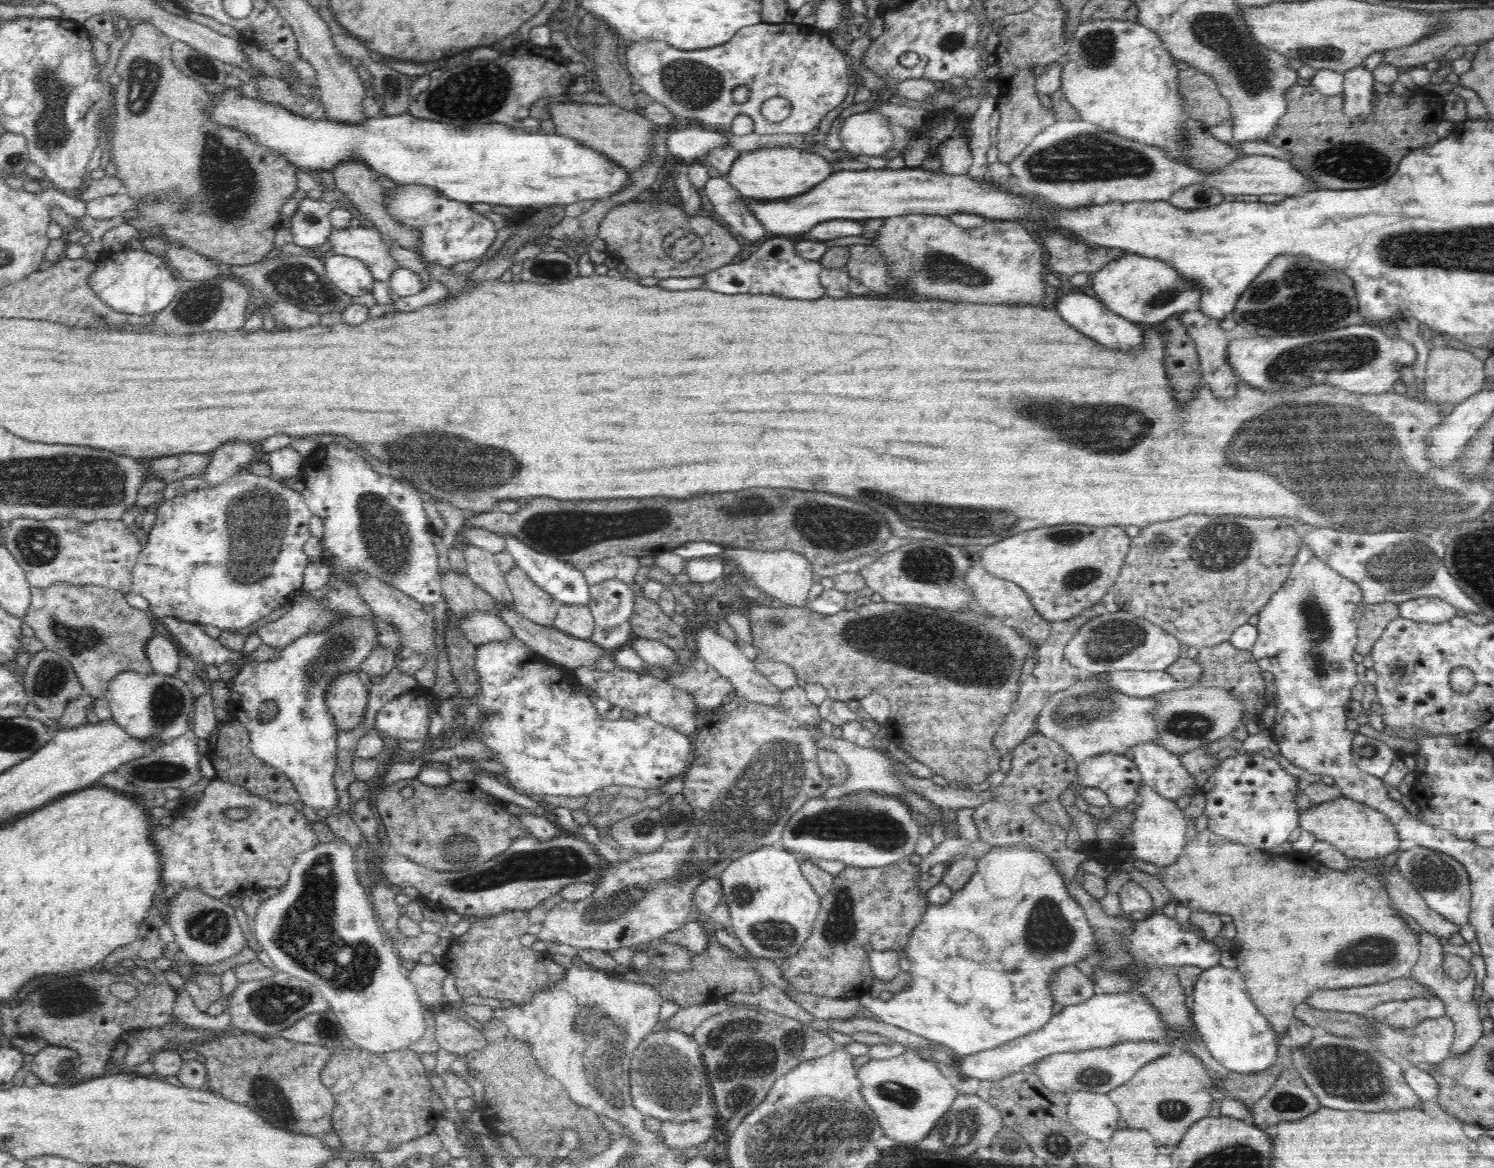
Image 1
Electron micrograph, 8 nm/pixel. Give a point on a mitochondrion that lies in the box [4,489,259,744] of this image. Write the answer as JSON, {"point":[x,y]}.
{"point":[36,545]}

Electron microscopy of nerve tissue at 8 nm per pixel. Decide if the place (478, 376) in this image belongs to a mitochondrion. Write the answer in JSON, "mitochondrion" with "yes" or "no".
{"mitochondrion":"no"}

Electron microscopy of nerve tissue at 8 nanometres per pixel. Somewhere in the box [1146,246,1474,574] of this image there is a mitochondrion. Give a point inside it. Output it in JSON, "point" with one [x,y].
{"point":[1299,298]}

